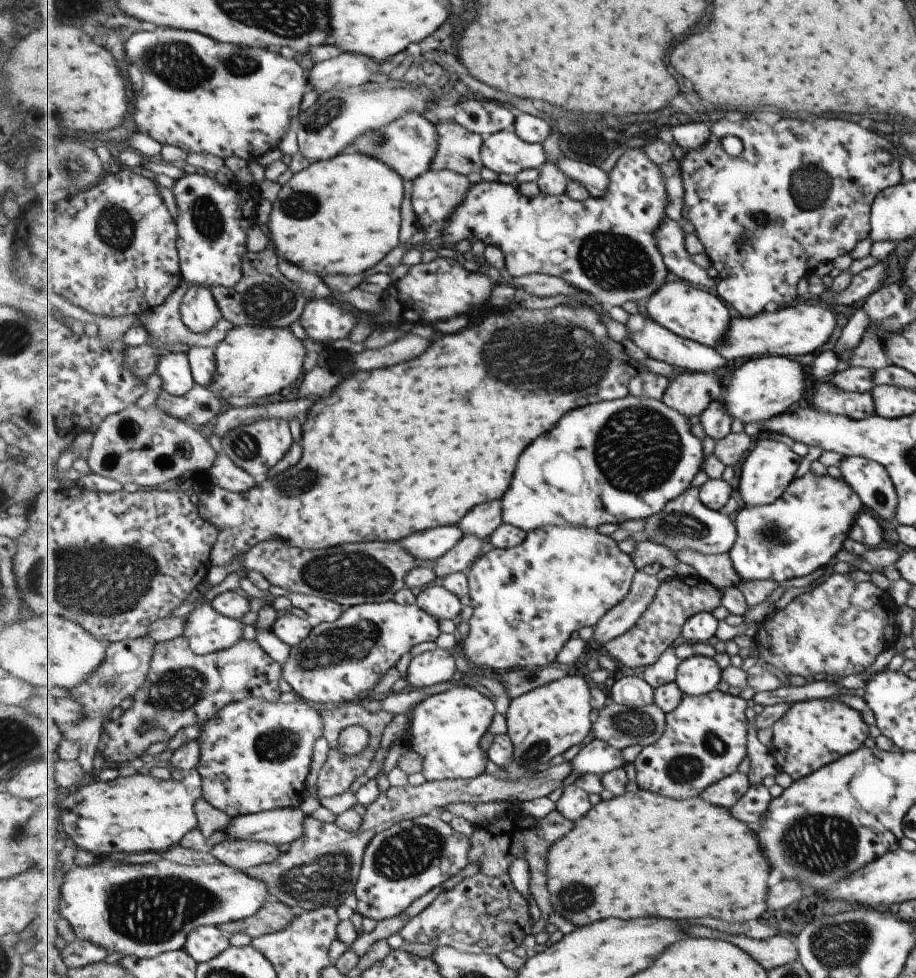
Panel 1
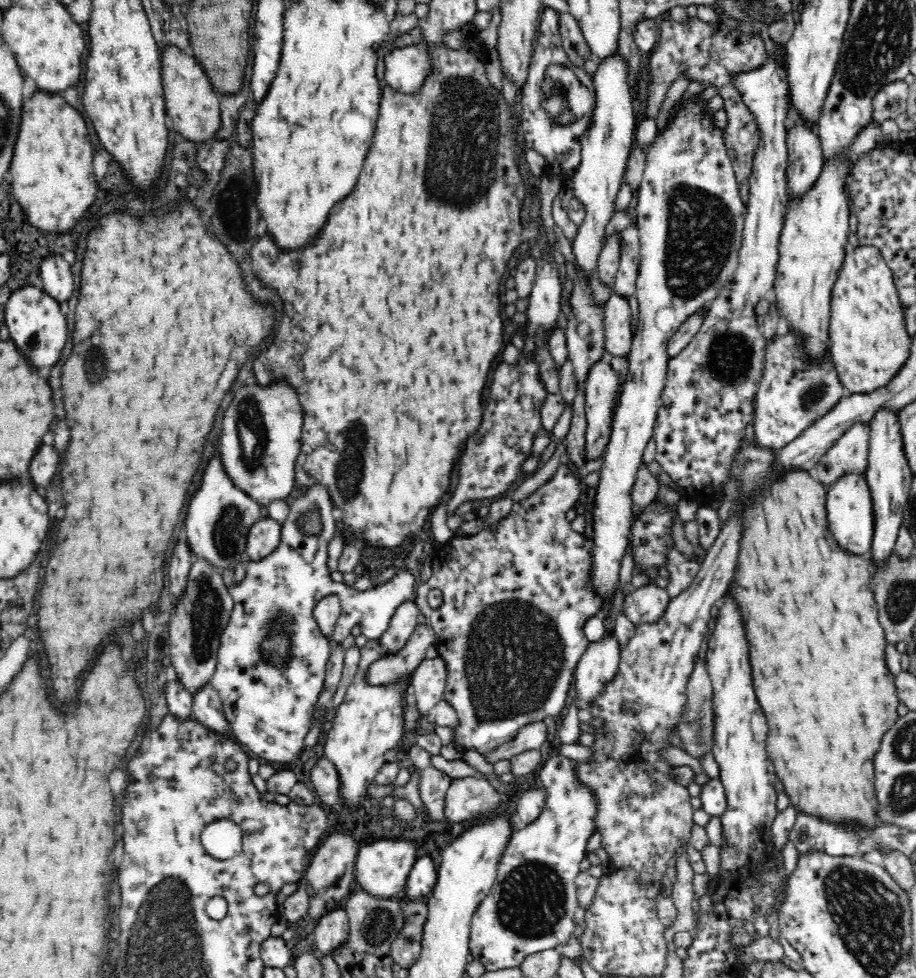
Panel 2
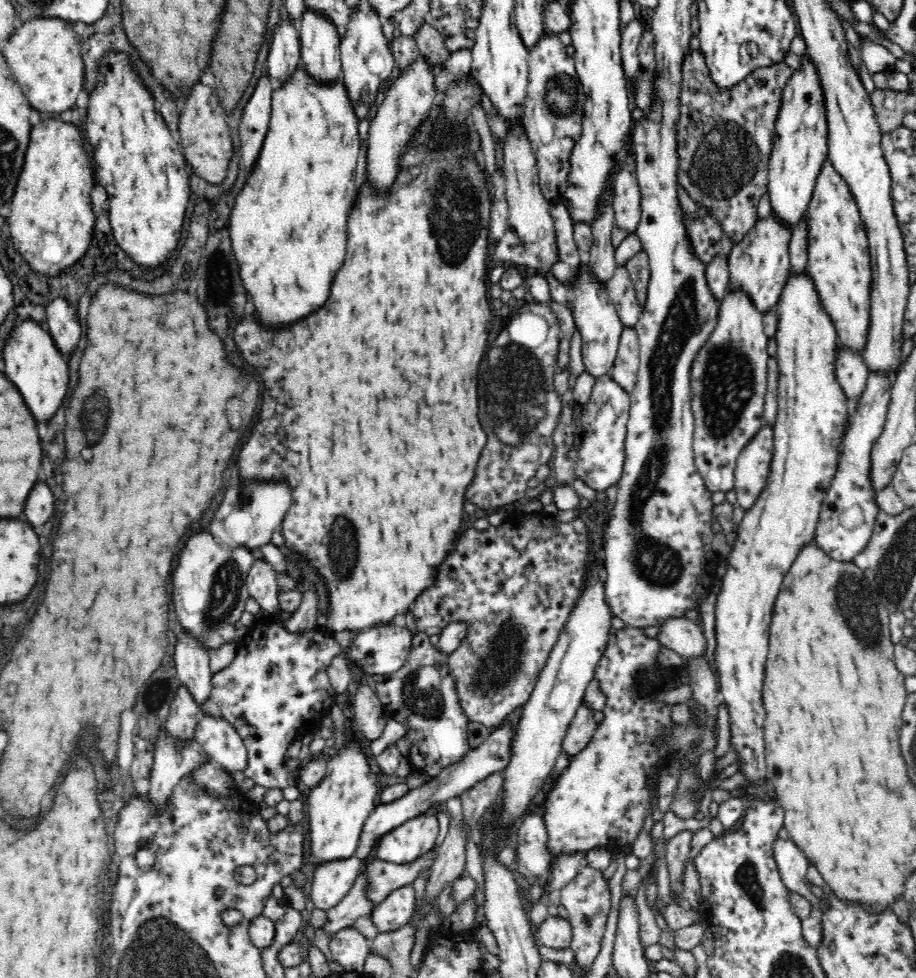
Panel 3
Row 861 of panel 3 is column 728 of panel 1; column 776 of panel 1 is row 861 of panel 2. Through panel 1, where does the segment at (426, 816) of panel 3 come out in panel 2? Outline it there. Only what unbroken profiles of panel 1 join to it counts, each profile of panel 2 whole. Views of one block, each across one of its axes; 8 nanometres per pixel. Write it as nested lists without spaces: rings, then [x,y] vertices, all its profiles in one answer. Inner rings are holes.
[[[398,836],[394,838],[380,838],[368,846],[359,846],[358,857],[355,862],[356,880],[374,896],[395,898],[402,893],[410,871],[418,859],[418,846],[414,840],[404,840]]]

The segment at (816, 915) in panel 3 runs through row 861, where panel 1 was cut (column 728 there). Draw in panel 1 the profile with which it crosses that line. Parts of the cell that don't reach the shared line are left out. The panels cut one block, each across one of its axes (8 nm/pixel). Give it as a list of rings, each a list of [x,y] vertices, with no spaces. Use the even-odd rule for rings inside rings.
[[[740,770],[736,774],[709,786],[704,794],[700,794],[700,797],[716,804],[716,806],[732,809],[750,792],[752,785],[750,775],[744,770]]]

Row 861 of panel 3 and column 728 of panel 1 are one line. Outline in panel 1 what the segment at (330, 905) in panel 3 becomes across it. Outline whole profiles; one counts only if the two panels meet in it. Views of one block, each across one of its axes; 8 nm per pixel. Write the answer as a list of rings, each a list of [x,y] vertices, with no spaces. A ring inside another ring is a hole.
[[[800,304],[788,306],[778,311],[766,310],[758,316],[740,316],[734,318],[734,326],[726,342],[720,344],[716,350],[726,356],[726,360],[733,365],[736,360],[742,358],[754,358],[758,356],[804,356],[810,352],[816,352],[820,346],[828,342],[836,328],[836,314],[824,306],[824,304]]]

